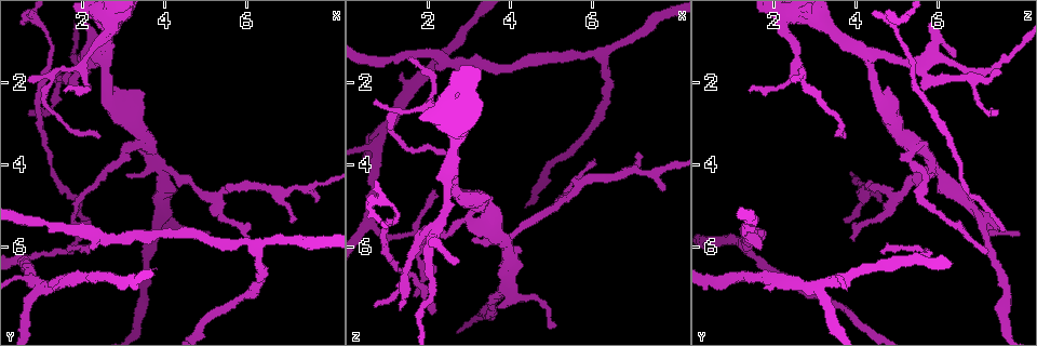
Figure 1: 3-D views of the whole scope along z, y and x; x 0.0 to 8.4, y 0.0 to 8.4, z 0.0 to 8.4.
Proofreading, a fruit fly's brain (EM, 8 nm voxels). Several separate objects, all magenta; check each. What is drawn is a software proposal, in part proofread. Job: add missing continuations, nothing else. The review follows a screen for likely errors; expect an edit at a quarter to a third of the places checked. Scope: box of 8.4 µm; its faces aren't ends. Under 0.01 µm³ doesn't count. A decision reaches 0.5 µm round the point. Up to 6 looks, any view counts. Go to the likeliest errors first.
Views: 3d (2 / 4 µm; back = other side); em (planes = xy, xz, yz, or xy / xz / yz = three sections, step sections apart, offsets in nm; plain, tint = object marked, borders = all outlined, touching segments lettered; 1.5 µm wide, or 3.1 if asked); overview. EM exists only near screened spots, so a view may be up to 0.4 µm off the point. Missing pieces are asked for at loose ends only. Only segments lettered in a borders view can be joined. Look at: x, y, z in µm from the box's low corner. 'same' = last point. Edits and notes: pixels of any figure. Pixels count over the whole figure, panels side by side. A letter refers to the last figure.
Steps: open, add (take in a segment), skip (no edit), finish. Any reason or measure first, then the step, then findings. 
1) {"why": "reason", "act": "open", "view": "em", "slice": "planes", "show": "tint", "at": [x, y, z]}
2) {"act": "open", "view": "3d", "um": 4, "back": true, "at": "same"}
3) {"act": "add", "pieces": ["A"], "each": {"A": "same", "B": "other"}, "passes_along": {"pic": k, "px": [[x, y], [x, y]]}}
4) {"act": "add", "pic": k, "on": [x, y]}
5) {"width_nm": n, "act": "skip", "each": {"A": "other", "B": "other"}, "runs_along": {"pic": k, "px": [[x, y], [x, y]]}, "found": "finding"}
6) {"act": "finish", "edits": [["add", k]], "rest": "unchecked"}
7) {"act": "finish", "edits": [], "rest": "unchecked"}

{"why": "thin end", "act": "open", "view": "3d", "um": 2, "at": [6.05, 5.85, 3.95]}

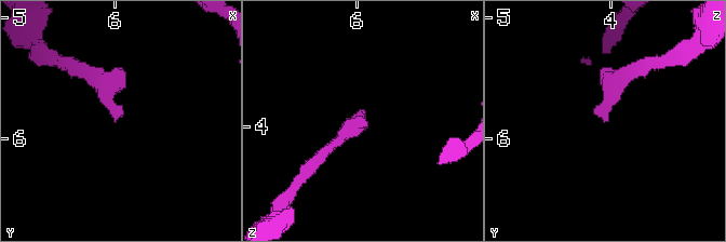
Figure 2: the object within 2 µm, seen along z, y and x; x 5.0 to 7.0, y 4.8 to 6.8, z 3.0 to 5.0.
{"act": "open", "view": "em", "slice": "xy", "step": 4, "show": "borders", "at": [6.06, 5.78, 3.96]}

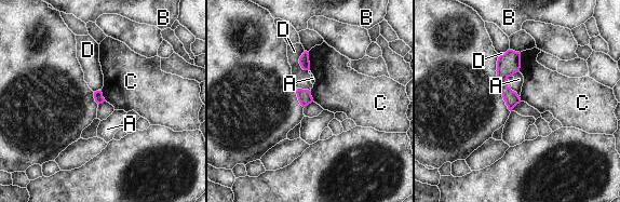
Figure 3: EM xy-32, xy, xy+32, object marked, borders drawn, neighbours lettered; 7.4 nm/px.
{"why": "cut it another way", "act": "open", "view": "em", "slice": "planes", "show": "borders", "at": "same"}

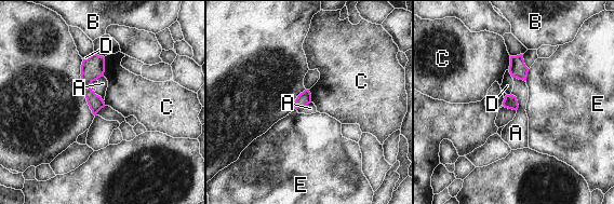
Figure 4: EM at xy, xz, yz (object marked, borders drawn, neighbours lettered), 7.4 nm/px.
{"act": "skip", "each": {"A": "other", "B": "other", "C": "other", "D": "other", "E": "other"}, "border": {"pic": 4, "px": [[510, 94], [516, 97], [517, 110]]}, "found": "none of them fits"}

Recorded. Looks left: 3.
{"why": "branch stops here", "act": "open", "view": "em", "slice": "planes", "show": "tint", "at": [3.05, 4.25, 5.95]}

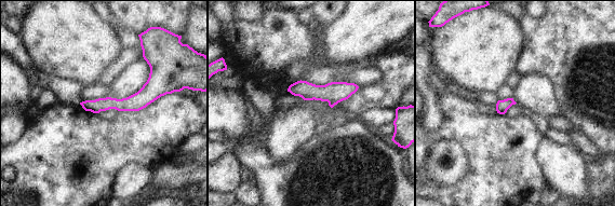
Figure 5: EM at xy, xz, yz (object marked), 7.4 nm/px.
{"why": "see the neighbours", "act": "open", "view": "em", "slice": "planes", "show": "borders", "at": "same"}

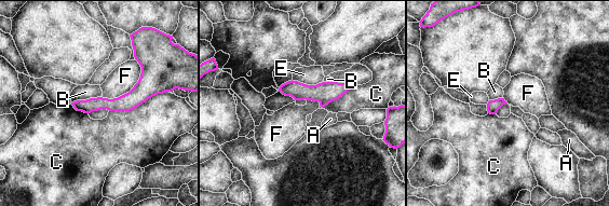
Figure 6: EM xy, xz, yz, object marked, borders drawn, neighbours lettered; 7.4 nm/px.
{"act": "skip", "each": {"A": "other", "B": "other", "C": "other", "E": "other", "F": "other"}, "found": "none of them fits"}

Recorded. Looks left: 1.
{"act": "finish", "edits": [], "rest": "unchecked"}

